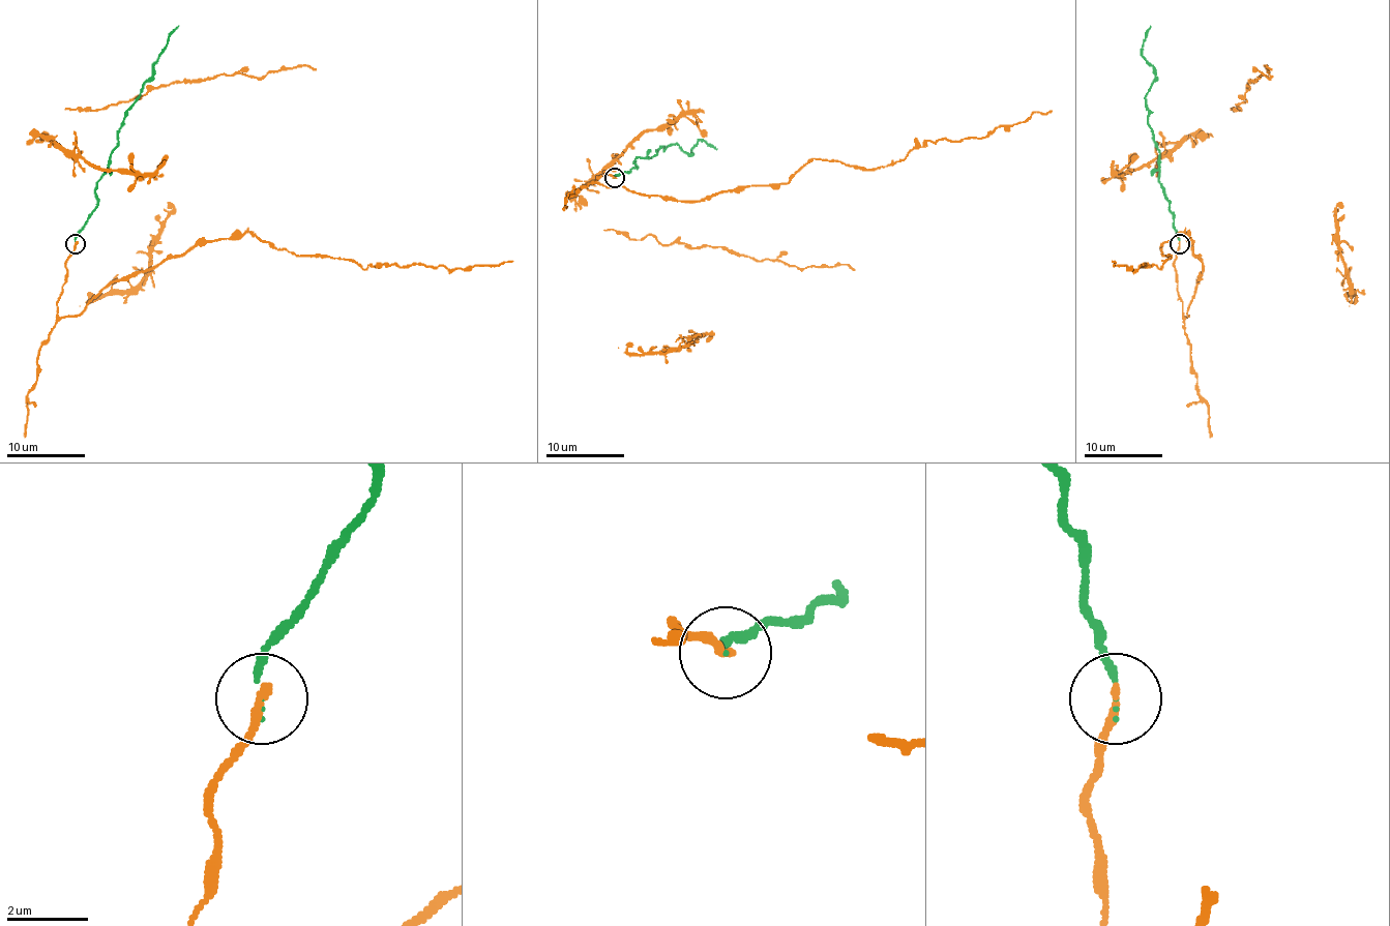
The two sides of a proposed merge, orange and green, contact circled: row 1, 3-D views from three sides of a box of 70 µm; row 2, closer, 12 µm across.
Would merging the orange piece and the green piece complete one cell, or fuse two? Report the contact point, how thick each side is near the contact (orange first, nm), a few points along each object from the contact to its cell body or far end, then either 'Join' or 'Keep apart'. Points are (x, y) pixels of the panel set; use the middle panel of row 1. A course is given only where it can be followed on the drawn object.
Place: (614, 178). Thickness 220 nm (orange) against 130 nm. Course of orange: (614, 177), (596, 179), (702, 201), (785, 183), (814, 157), (892, 166), (927, 140), (984, 139), (1051, 111). Course of green: (614, 177), (636, 168), (636, 159), (651, 157), (662, 146), (677, 144), (690, 154), (700, 140), (717, 148). Join

